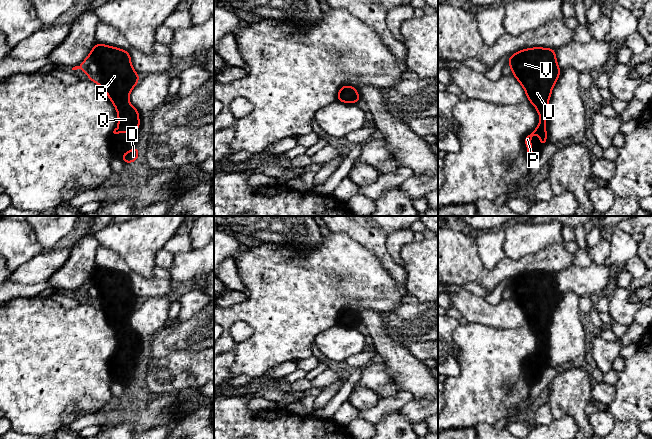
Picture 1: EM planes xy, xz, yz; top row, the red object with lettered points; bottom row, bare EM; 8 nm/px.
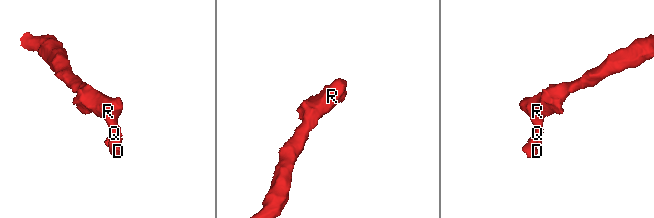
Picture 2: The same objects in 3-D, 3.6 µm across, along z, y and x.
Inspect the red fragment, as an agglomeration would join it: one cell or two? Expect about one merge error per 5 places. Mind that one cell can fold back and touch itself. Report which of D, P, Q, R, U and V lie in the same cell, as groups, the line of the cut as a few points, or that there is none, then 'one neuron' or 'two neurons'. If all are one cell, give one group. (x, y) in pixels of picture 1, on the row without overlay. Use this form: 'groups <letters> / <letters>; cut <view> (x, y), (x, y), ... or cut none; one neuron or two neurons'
groups D P Q R U V; cut none; one neuron

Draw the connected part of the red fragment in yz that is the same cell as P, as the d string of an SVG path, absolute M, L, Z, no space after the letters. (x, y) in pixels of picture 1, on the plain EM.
M534 271L522 273L510 279L507 288L526 316L527 324L537 333L539 349L524 361L525 371L532 383L536 379L532 375L531 360L540 359L539 368L544 371L547 366L545 346L548 341L548 326L552 313L558 304L561 293L557 289L553 272Z

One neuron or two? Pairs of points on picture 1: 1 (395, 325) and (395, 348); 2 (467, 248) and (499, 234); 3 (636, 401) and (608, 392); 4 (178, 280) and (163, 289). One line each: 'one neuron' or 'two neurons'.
1: two neurons
2: two neurons
3: two neurons
4: two neurons

